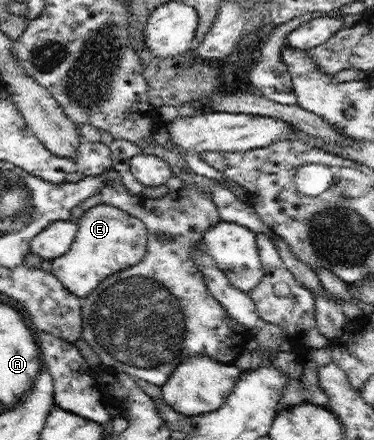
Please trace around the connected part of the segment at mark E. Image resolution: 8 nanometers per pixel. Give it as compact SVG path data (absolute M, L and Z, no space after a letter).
M96 205L76 220L78 232L70 250L51 260L51 272L78 299L88 297L108 276L137 265L147 251L147 226L139 218L110 205Z

